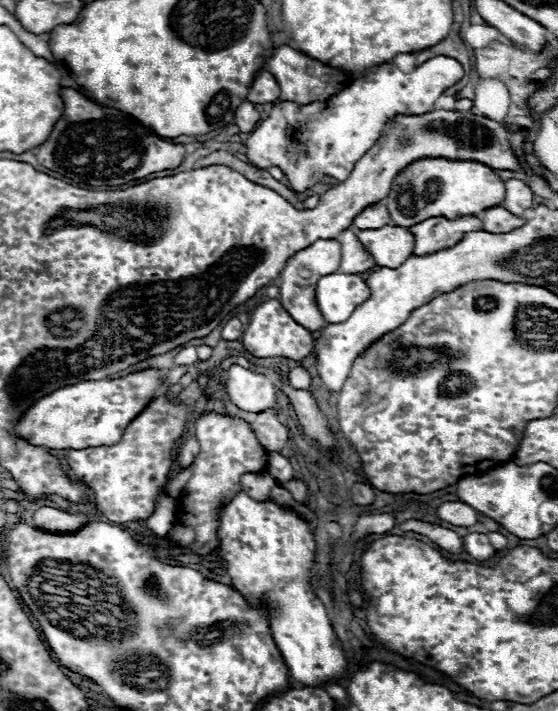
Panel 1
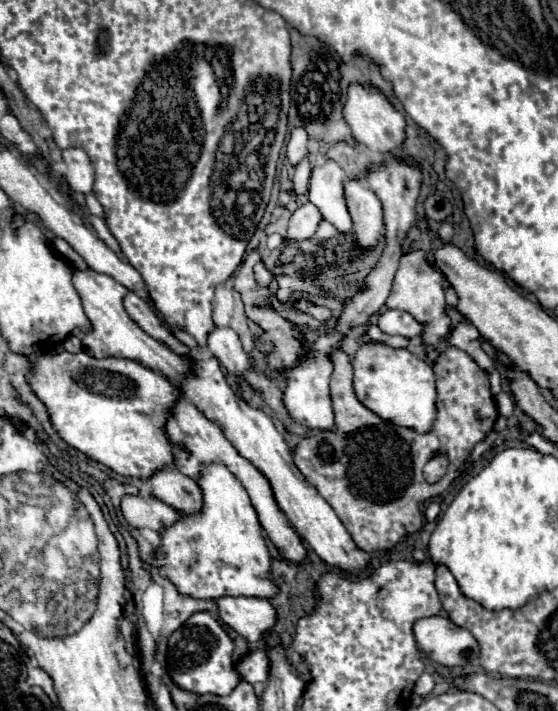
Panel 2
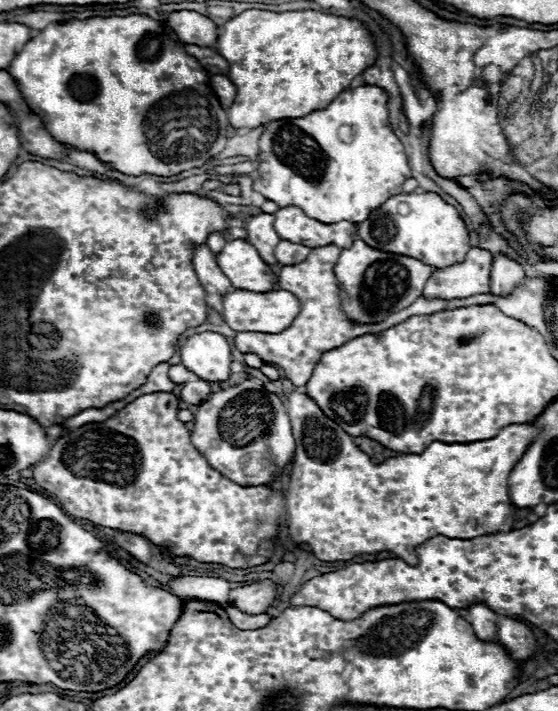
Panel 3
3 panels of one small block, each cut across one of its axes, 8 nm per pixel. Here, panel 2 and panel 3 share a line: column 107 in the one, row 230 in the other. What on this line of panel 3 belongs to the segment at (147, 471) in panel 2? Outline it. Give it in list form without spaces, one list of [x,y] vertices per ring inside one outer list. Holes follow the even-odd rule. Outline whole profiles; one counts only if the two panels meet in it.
[[[412,192],[388,198],[368,220],[358,224],[358,238],[380,252],[410,256],[436,270],[462,264],[470,250],[468,230],[456,208],[434,192]]]

